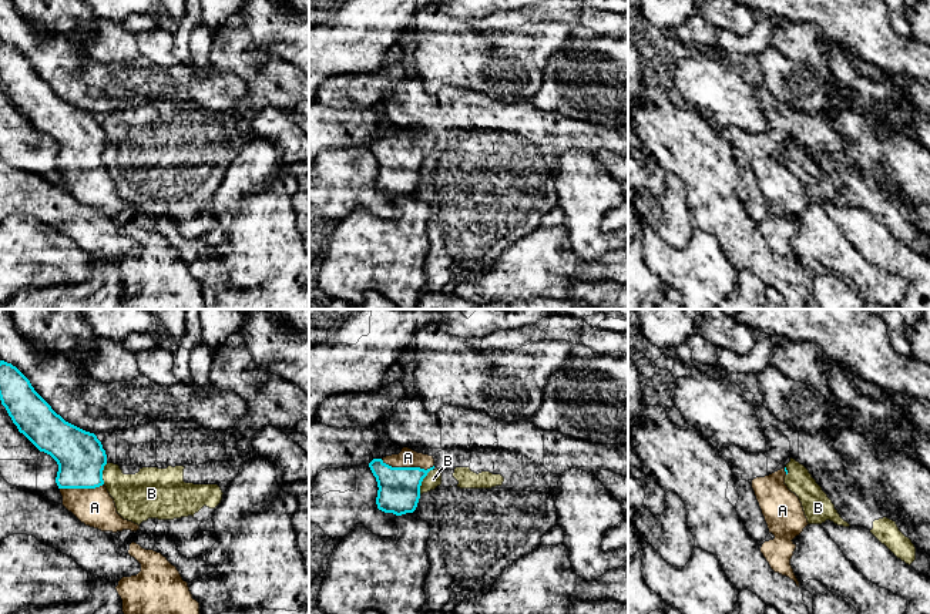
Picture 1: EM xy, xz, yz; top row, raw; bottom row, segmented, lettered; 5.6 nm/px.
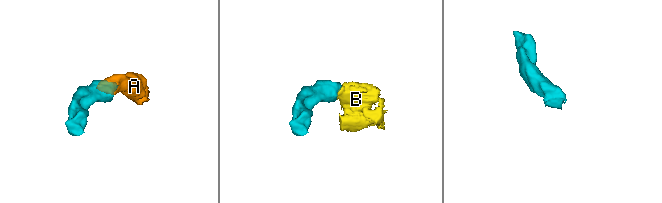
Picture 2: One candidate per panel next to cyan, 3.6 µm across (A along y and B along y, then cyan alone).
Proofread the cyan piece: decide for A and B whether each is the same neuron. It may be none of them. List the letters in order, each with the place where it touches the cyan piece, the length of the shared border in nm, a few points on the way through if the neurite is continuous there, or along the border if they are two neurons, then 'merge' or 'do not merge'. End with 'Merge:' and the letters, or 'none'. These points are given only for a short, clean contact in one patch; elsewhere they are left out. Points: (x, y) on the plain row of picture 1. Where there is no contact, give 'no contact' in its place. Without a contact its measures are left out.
A: meets cyan in xz at (408, 148); contact 300 nm long; runs through xz (399, 168), (399, 158), (408, 148), (408, 138); merge
B: meets cyan in xz at (422, 161); contact 170 nm long; border along xz (433, 148), (423, 160), (419, 174); do not merge
Merge: A

